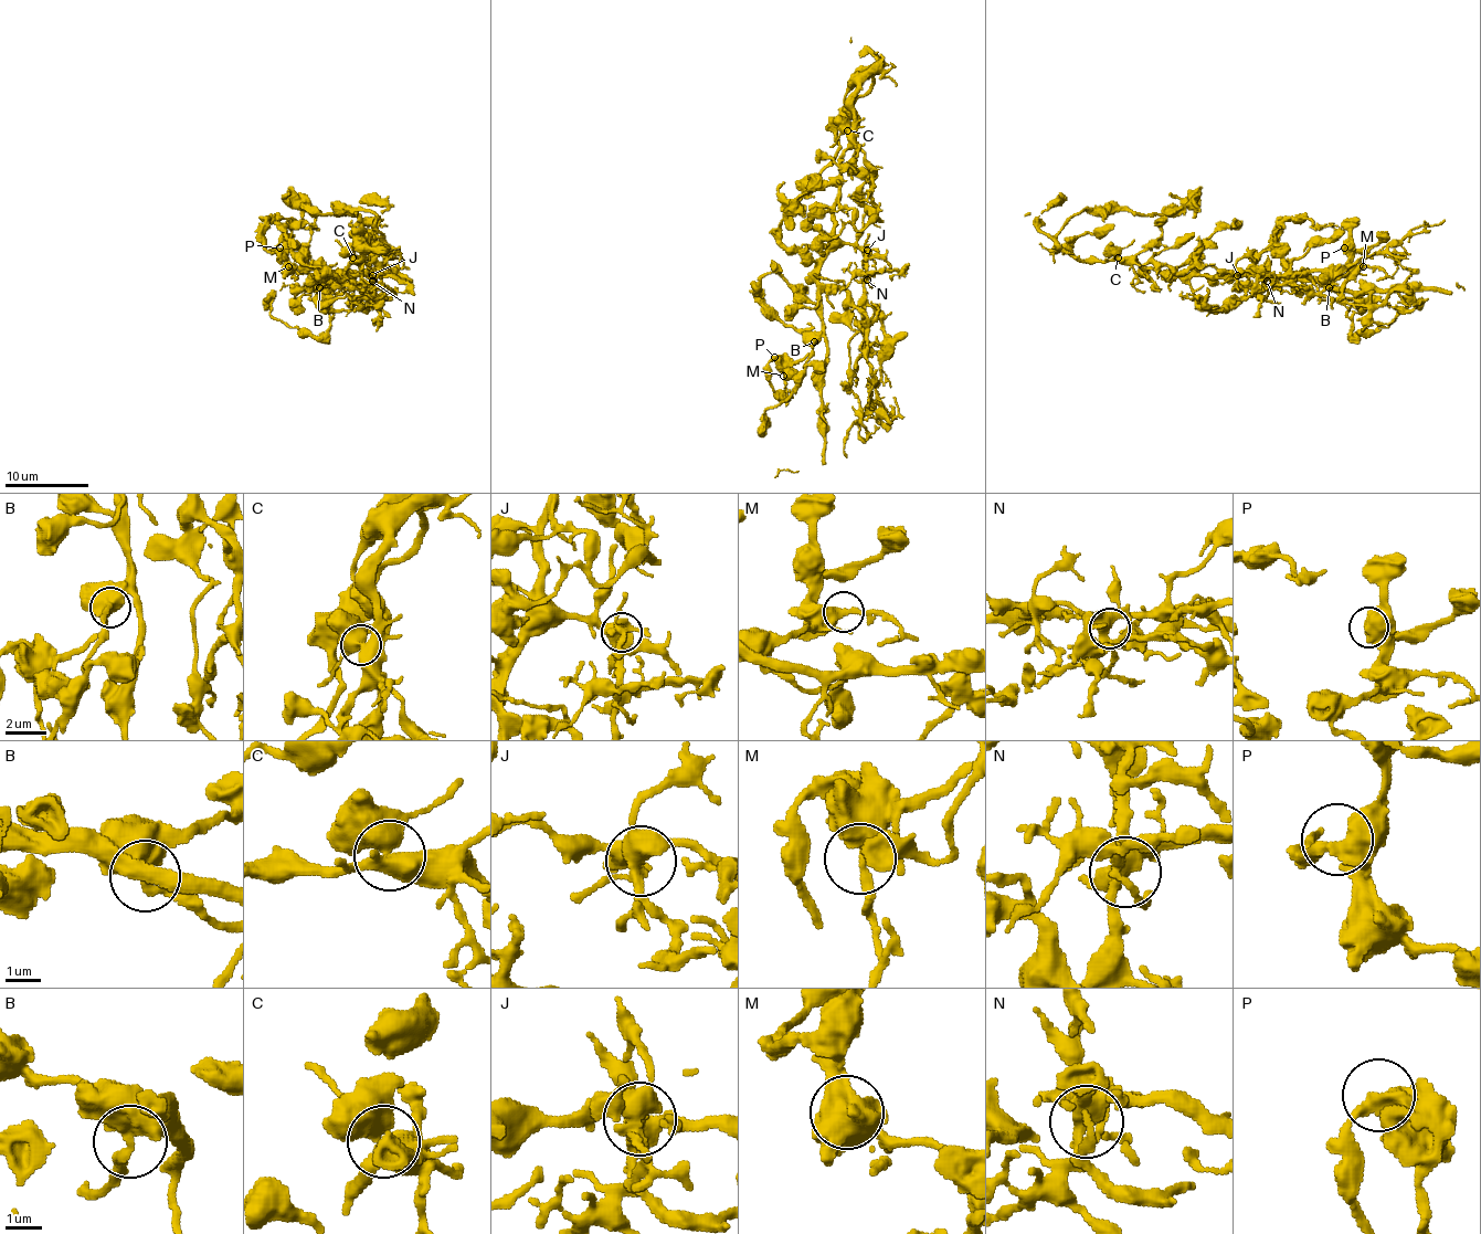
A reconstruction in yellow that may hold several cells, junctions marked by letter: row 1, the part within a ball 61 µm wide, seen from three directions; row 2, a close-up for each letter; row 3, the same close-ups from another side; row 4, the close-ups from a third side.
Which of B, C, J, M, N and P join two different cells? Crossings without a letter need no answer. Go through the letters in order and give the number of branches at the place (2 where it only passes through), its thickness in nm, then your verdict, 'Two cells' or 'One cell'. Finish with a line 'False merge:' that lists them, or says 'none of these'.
B: Branches: 2. Thickness 480 nm. One cell
C: Branches: 4. Thickness 440 nm. One cell
J: Branches: 5. Thickness 480 nm. One cell
M: Branches: 2. Thickness 400 nm. One cell
N: Branches: 6. Thickness 440 nm. One cell
P: Branches: 2. Thickness 480 nm. One cell
False merge: none of these

